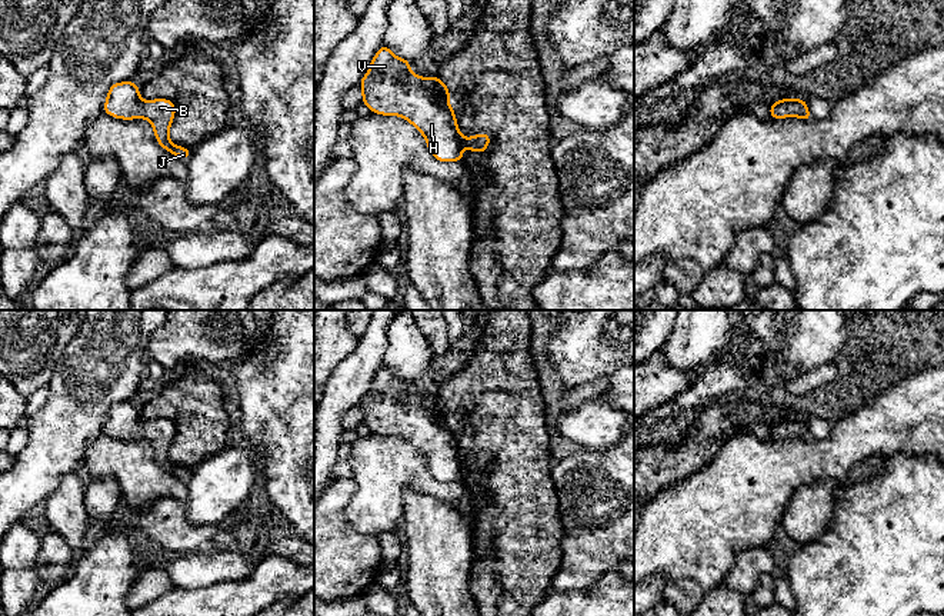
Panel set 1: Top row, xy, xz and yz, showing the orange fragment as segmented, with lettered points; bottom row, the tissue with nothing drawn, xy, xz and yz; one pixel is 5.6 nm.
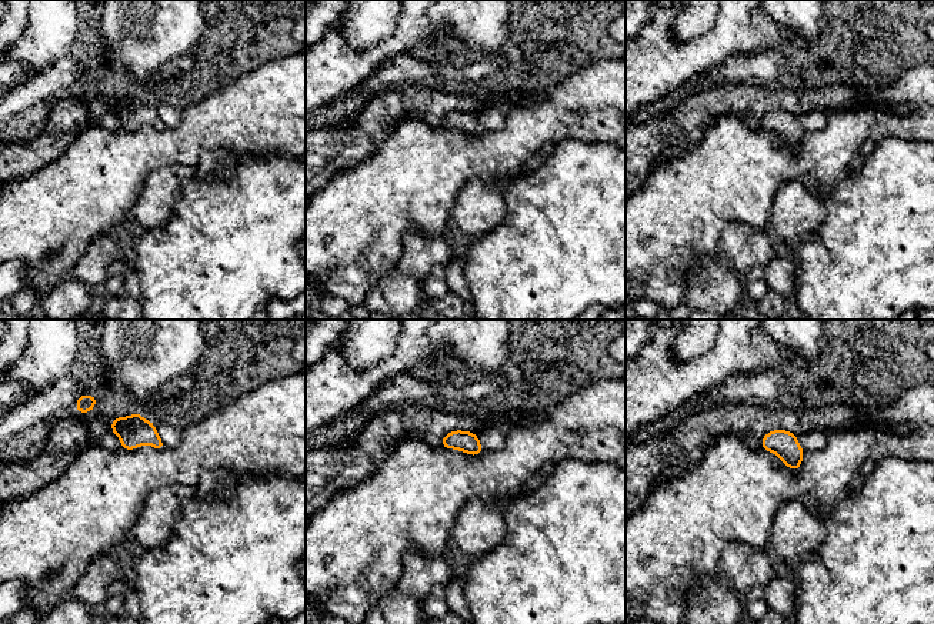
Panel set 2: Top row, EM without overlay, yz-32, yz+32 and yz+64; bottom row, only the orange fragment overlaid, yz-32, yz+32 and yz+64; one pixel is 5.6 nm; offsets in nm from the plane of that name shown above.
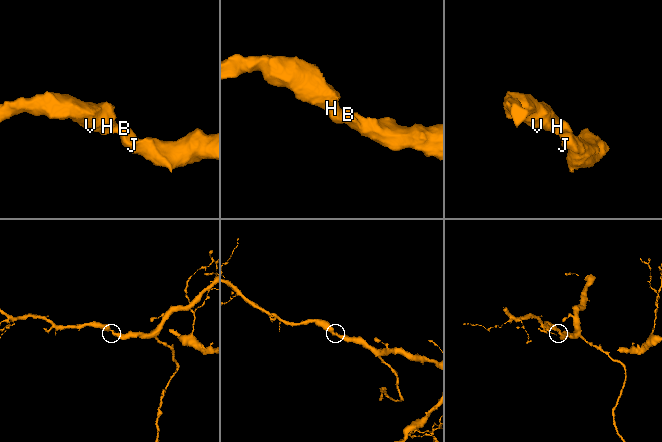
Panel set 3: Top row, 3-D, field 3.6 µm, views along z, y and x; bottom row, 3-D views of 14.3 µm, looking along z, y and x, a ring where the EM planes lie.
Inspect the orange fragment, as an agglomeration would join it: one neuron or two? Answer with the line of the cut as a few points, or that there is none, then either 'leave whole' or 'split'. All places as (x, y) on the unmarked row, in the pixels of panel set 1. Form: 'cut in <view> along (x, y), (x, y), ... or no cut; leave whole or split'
no cut; leave whole

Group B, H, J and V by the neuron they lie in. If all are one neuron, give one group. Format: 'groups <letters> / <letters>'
groups B H J V

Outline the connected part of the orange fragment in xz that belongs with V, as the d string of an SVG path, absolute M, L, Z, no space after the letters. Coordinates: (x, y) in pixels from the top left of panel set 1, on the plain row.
M386 364L374 374L368 392L358 402L363 420L371 433L398 436L411 443L426 459L431 476L437 482L463 482L463 470L484 473L491 462L488 453L463 457L454 434L454 427L446 422L451 419L448 406L437 396L423 399L410 392L411 380L397 377Z

